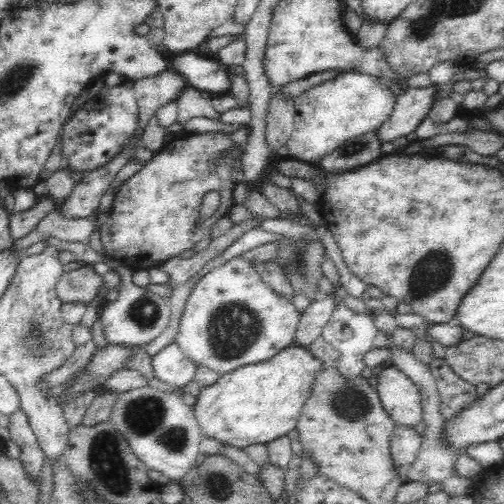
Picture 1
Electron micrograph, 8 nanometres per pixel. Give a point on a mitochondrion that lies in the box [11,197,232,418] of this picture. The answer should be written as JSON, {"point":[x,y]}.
{"point":[144,314]}

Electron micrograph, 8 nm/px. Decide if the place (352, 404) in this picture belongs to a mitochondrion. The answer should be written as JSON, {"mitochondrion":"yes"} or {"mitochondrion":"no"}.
{"mitochondrion":"yes"}

